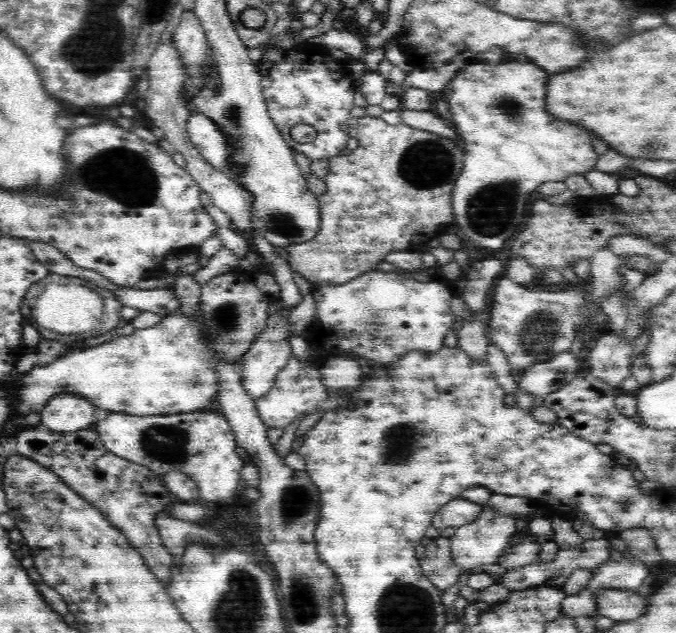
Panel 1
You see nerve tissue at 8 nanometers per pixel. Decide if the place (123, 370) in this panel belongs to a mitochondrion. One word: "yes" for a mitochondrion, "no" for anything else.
no

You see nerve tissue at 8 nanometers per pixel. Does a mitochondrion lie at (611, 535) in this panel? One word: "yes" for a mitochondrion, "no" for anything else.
no

